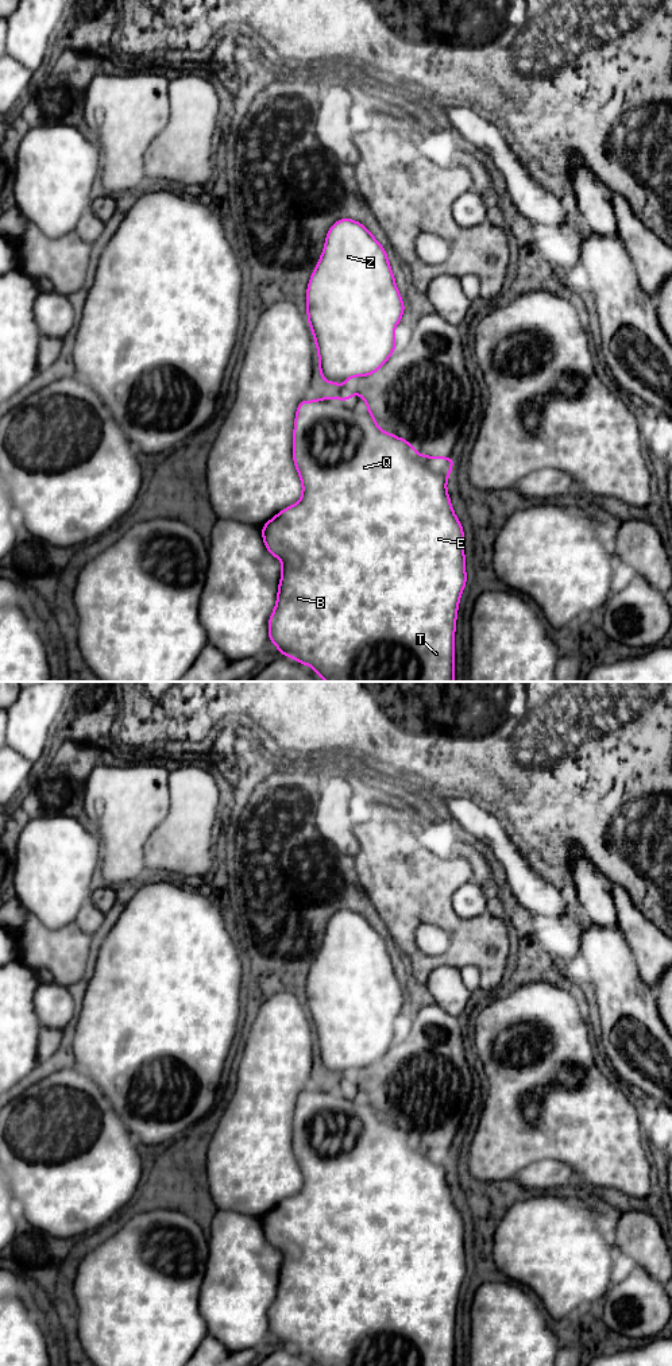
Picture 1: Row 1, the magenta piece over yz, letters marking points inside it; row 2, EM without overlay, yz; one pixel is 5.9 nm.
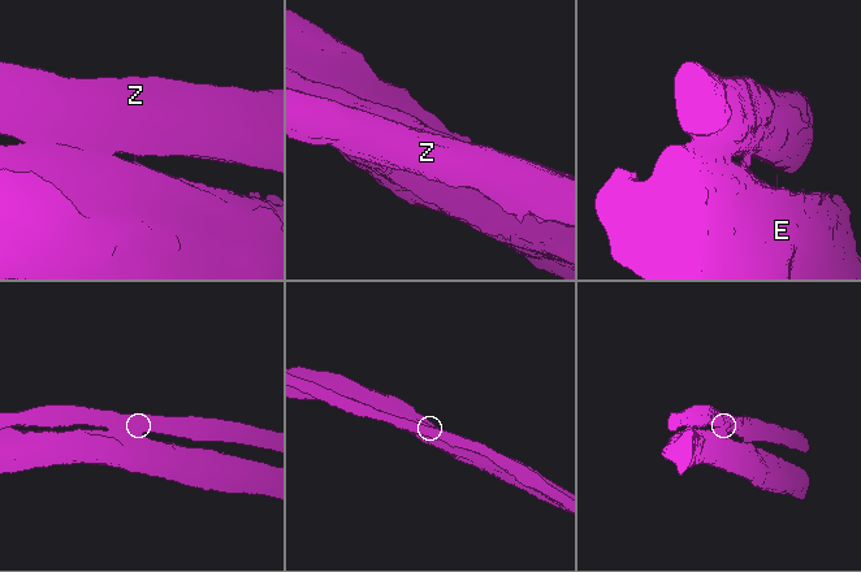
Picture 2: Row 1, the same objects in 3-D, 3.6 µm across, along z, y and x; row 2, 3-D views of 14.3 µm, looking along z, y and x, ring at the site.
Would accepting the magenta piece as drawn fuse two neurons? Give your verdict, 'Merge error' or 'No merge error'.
Merge error

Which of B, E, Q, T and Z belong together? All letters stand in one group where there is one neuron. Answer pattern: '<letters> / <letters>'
B E Q T / Z

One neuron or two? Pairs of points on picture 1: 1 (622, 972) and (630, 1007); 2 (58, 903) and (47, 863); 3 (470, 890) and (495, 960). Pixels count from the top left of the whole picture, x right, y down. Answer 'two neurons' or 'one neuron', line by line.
1: one neuron
2: one neuron
3: two neurons

